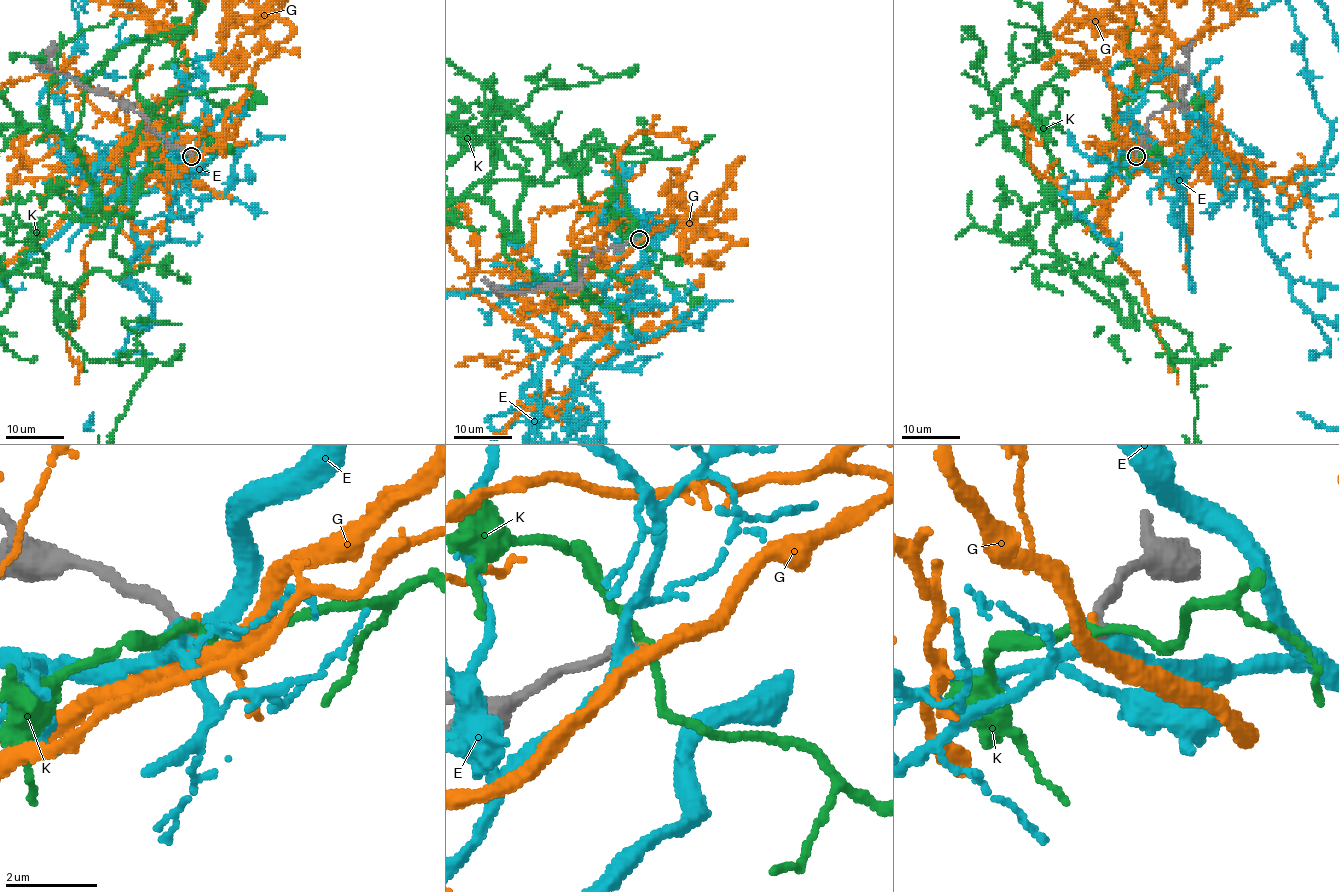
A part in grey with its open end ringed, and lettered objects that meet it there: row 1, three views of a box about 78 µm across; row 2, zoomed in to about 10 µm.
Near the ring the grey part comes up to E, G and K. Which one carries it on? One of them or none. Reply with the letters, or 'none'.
none

